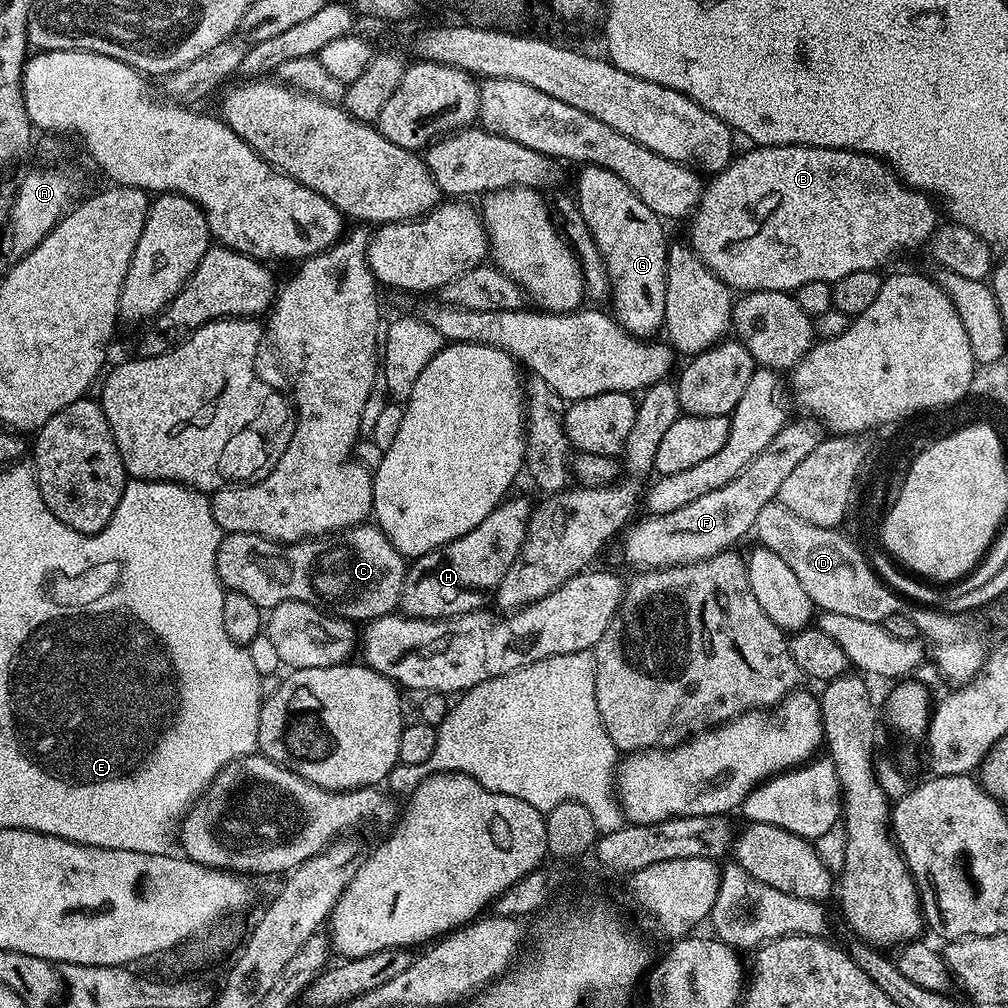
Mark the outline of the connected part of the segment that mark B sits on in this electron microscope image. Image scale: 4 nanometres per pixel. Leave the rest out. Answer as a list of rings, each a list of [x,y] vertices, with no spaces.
[[[778,144],[774,148],[763,146],[749,147],[749,152],[744,152],[735,157],[731,164],[725,166],[722,171],[715,173],[712,180],[703,185],[700,193],[700,204],[690,217],[692,223],[692,248],[706,262],[706,266],[719,278],[723,284],[727,284],[733,290],[741,293],[749,292],[786,292],[795,293],[806,282],[826,282],[835,284],[837,280],[846,278],[846,274],[854,274],[854,270],[870,270],[875,272],[883,269],[883,264],[891,256],[904,252],[907,248],[920,248],[929,243],[933,232],[938,227],[936,220],[936,208],[933,197],[926,192],[919,192],[916,188],[909,188],[901,180],[896,169],[890,164],[879,160],[877,156],[871,156],[865,152],[849,152],[846,148],[810,148],[806,144]]]

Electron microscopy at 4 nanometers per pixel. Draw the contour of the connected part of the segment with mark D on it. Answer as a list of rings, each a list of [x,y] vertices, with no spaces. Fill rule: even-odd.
[[[775,499],[766,506],[762,506],[762,510],[758,514],[758,518],[756,519],[754,536],[757,536],[757,538],[760,539],[757,540],[759,547],[774,550],[774,554],[778,554],[778,558],[784,559],[786,566],[790,566],[790,570],[794,570],[794,575],[798,577],[798,582],[802,582],[802,587],[806,589],[806,594],[810,594],[813,605],[815,605],[815,607],[819,609],[820,612],[846,614],[847,616],[849,616],[849,618],[862,618],[862,622],[874,622],[875,624],[883,624],[886,618],[890,618],[890,614],[901,611],[902,604],[900,604],[899,598],[896,597],[895,594],[892,593],[891,590],[888,589],[887,586],[884,585],[878,577],[876,577],[876,572],[871,568],[870,565],[868,565],[867,558],[864,557],[863,554],[860,553],[859,550],[856,549],[855,546],[852,545],[851,542],[848,541],[842,533],[840,533],[840,530],[837,530],[836,528],[823,528],[822,526],[818,526],[814,522],[806,522],[802,518],[798,518],[798,514],[794,514],[794,510],[790,510],[789,508],[787,508],[787,506],[780,503],[779,499]]]

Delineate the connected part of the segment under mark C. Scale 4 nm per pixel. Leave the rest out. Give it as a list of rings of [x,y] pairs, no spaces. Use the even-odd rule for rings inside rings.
[[[372,522],[355,524],[352,528],[331,532],[329,536],[314,536],[295,544],[267,540],[265,536],[249,532],[230,532],[222,538],[216,555],[216,573],[225,589],[246,594],[246,598],[252,599],[262,610],[274,609],[284,602],[310,603],[351,622],[367,622],[395,613],[400,608],[405,571],[406,557]]]

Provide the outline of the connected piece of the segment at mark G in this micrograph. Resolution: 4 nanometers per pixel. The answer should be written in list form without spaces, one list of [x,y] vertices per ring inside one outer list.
[[[585,164],[579,171],[580,177],[576,180],[574,199],[580,209],[582,218],[586,222],[586,226],[590,230],[590,234],[594,238],[594,242],[598,246],[598,250],[602,254],[602,258],[606,262],[606,270],[612,283],[610,300],[611,303],[616,303],[616,310],[614,310],[615,320],[632,336],[641,338],[655,337],[657,335],[655,332],[661,331],[664,328],[664,315],[666,314],[666,274],[668,273],[668,245],[670,240],[669,237],[664,237],[665,221],[661,217],[656,216],[654,210],[650,210],[650,206],[646,206],[646,202],[642,202],[642,198],[638,198],[638,194],[634,194],[634,190],[630,190],[630,186],[626,186],[626,182],[622,182],[622,178],[618,178],[618,174],[614,174],[597,164]]]

